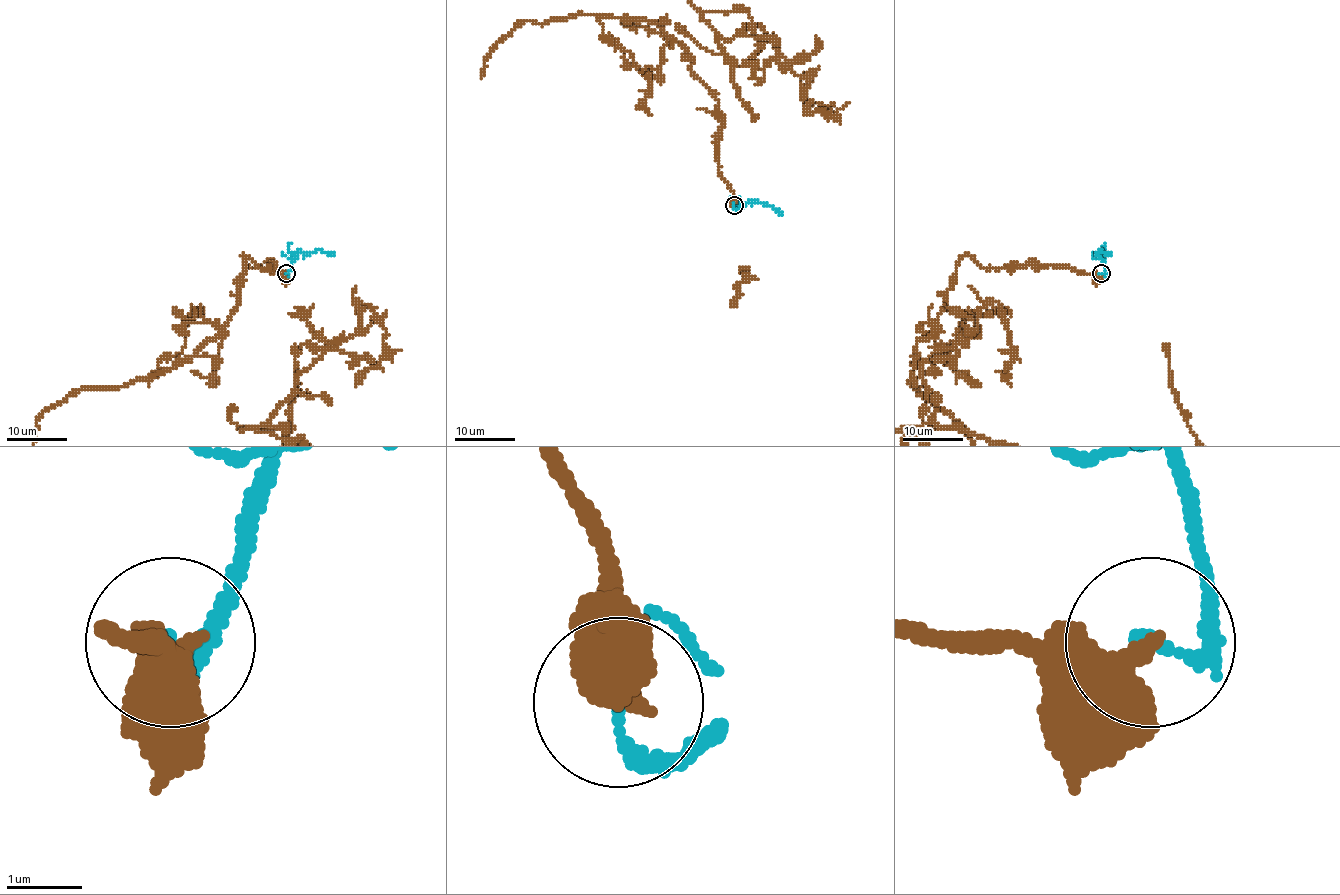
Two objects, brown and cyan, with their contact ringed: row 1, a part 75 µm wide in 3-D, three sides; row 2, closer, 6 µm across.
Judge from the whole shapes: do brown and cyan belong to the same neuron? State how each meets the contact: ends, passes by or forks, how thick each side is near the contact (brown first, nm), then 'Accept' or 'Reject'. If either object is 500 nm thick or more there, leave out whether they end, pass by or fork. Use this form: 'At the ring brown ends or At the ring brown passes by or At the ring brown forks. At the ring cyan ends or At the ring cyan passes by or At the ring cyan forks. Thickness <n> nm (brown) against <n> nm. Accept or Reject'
At the ring brown ends. At the ring cyan ends. Thickness 480 nm (brown) against 180 nm. Reject

